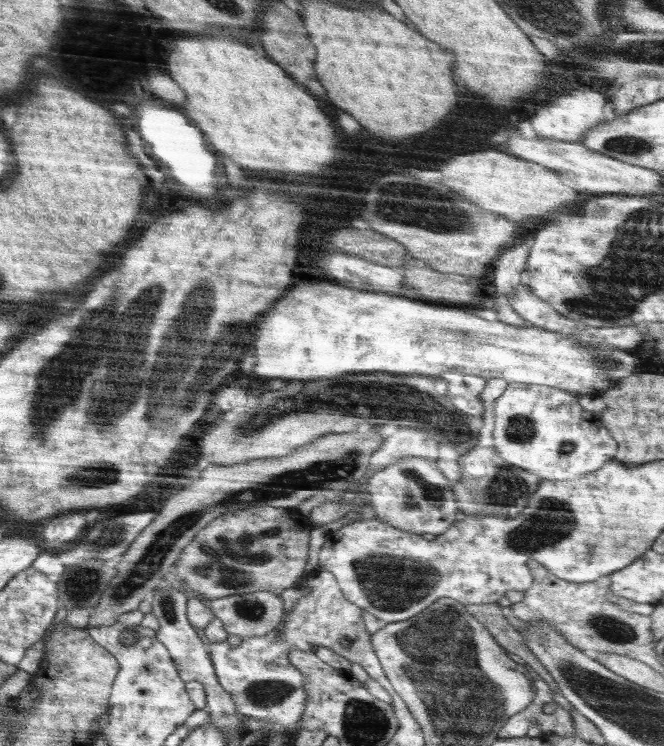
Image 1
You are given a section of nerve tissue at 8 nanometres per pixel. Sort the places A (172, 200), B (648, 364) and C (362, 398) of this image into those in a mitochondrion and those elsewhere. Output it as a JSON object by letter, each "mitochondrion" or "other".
{"A":"other","B":"other","C":"mitochondrion"}

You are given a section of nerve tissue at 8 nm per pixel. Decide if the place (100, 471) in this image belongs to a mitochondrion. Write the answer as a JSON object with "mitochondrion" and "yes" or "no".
{"mitochondrion":"yes"}

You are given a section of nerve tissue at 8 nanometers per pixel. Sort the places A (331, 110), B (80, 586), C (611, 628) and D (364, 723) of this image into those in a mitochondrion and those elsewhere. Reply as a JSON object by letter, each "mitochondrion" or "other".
{"A":"other","B":"mitochondrion","C":"mitochondrion","D":"mitochondrion"}

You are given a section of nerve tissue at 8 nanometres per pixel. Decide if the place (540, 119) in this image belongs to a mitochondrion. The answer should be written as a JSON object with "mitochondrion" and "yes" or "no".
{"mitochondrion":"no"}

